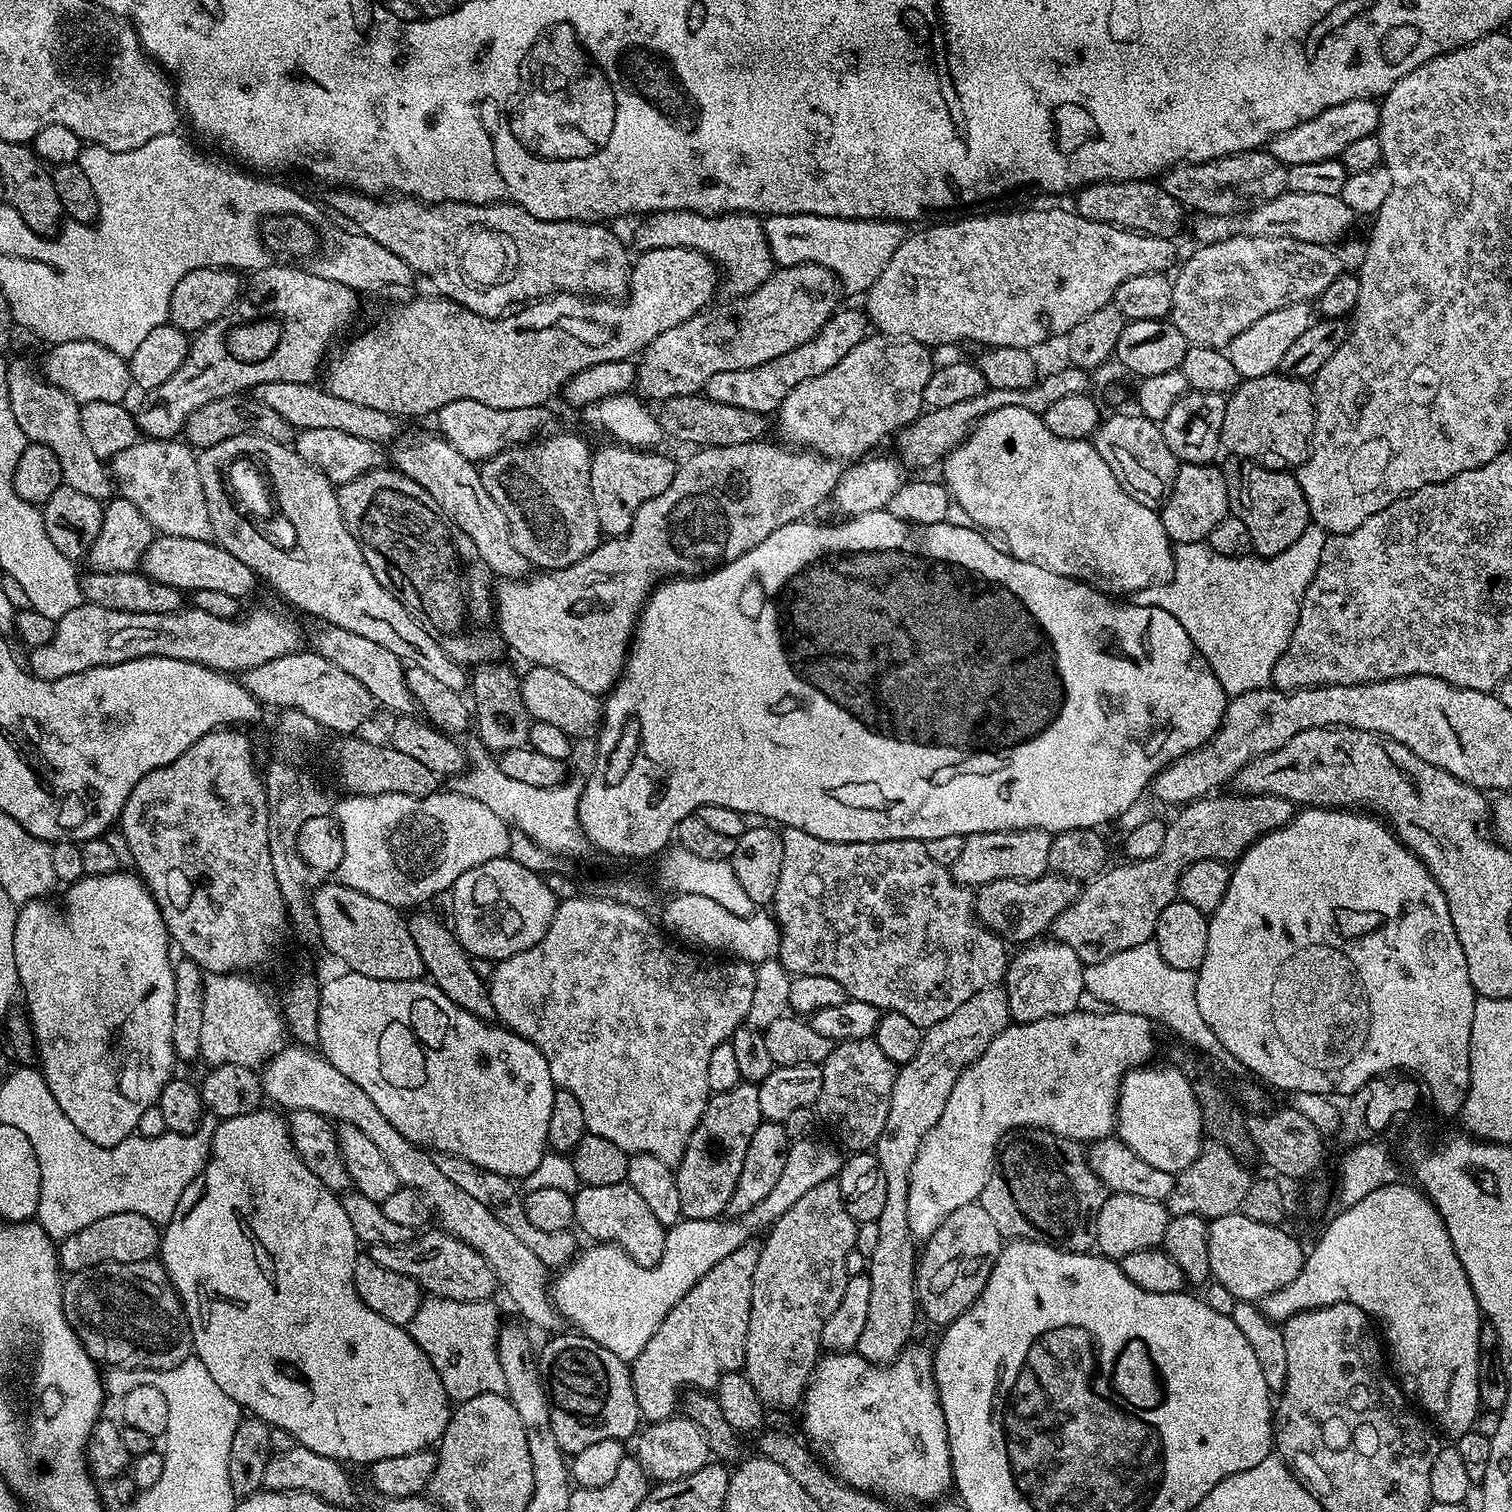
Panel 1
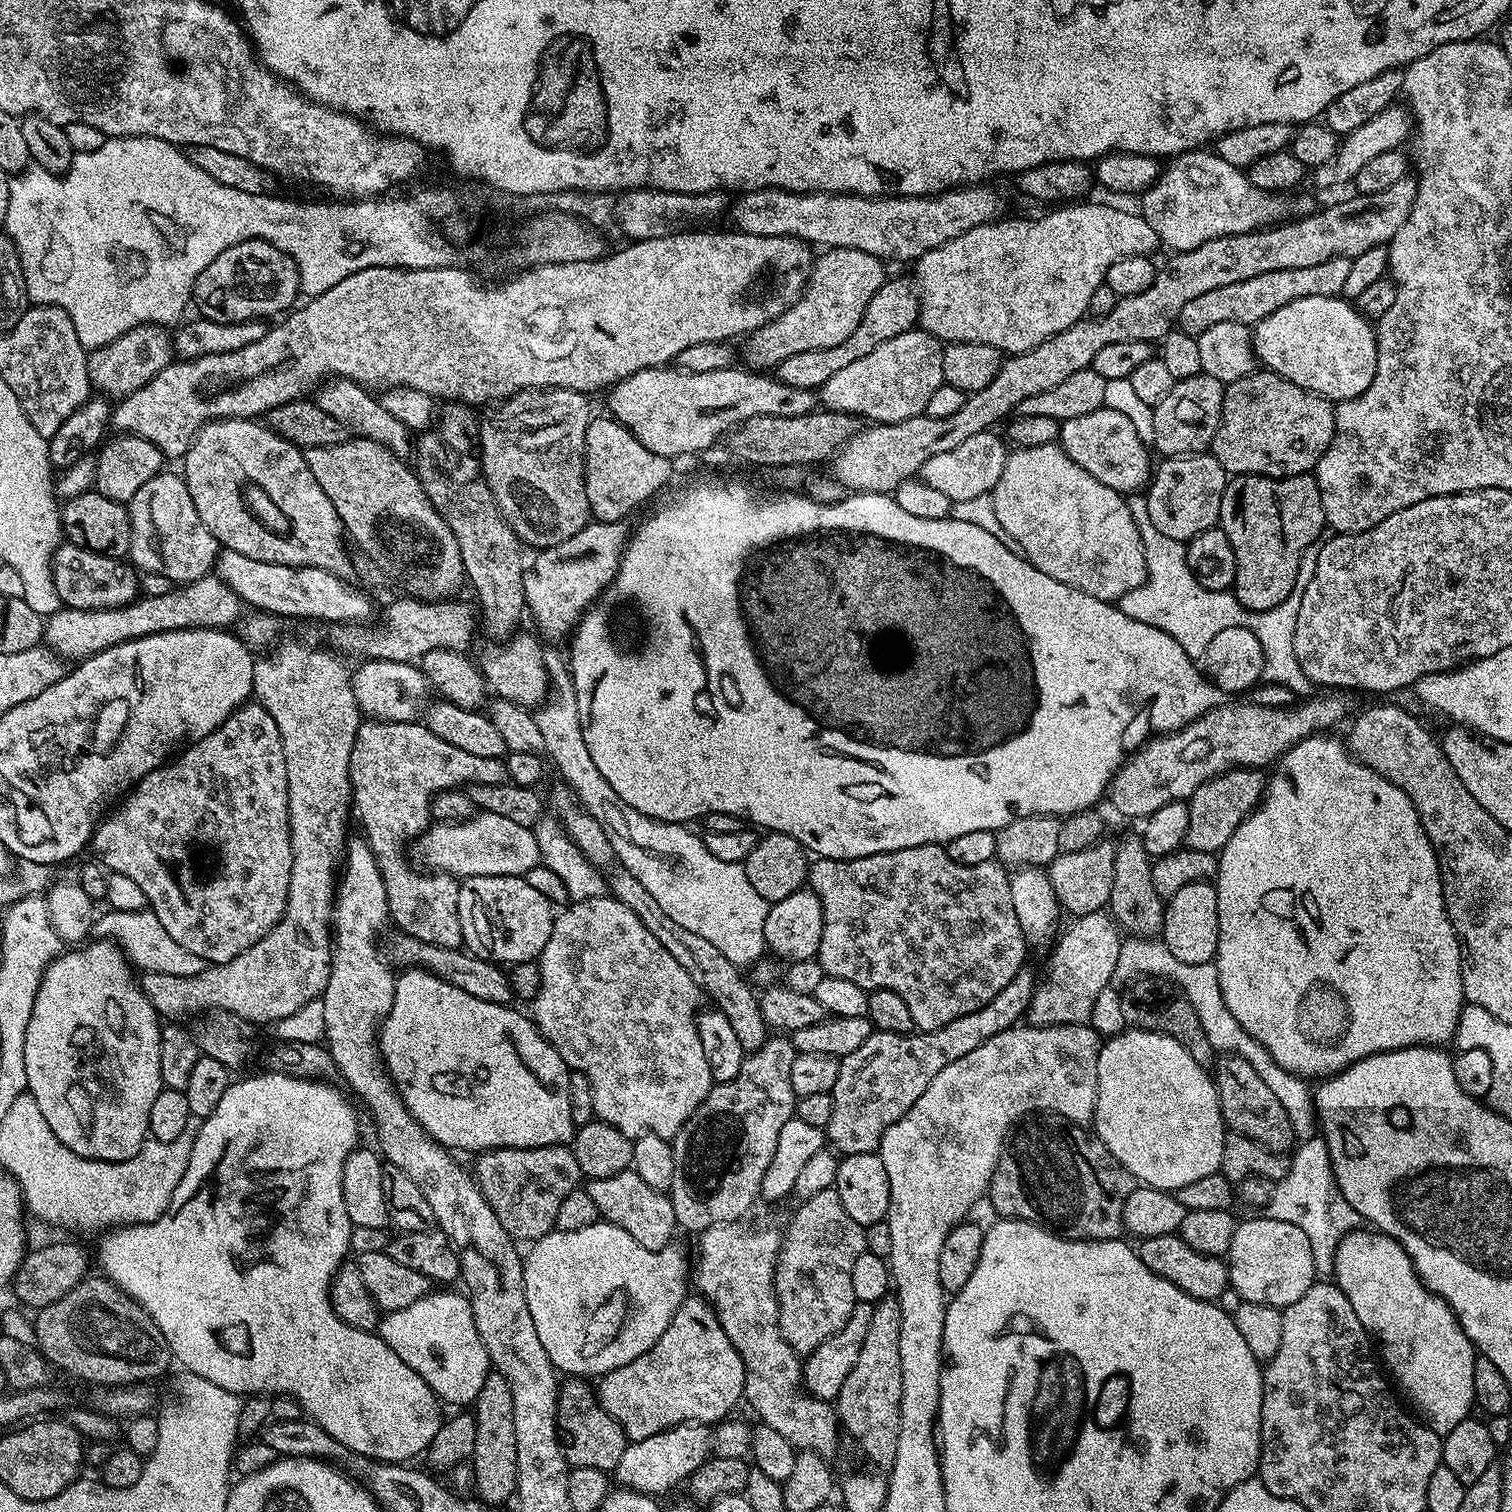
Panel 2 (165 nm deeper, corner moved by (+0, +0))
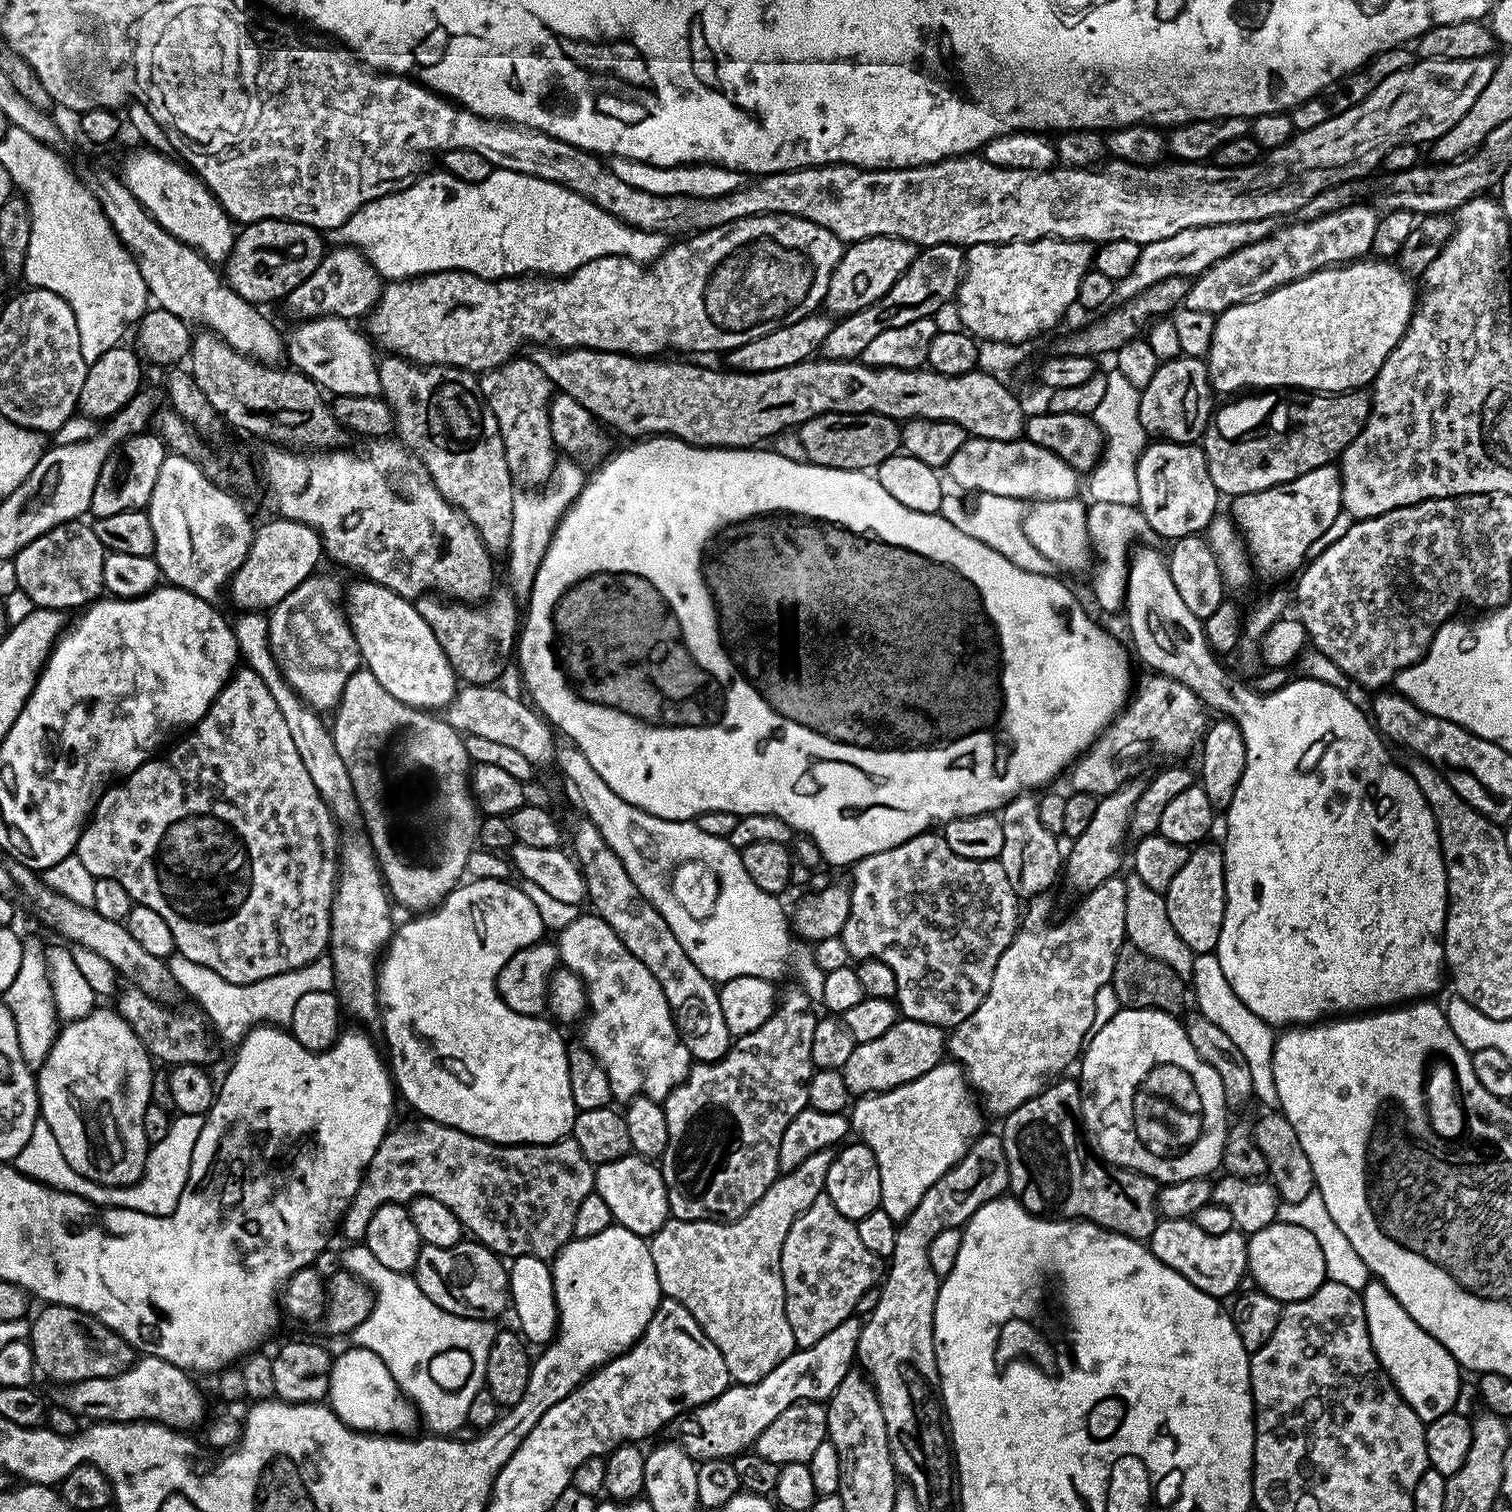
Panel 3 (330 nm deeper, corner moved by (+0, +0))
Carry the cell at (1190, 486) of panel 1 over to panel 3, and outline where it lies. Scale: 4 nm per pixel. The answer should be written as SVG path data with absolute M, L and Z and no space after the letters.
M1152 442L1138 458L1139 509L1153 533L1175 542L1184 536L1203 533L1218 514L1218 493L1206 462L1203 447L1196 444Z

